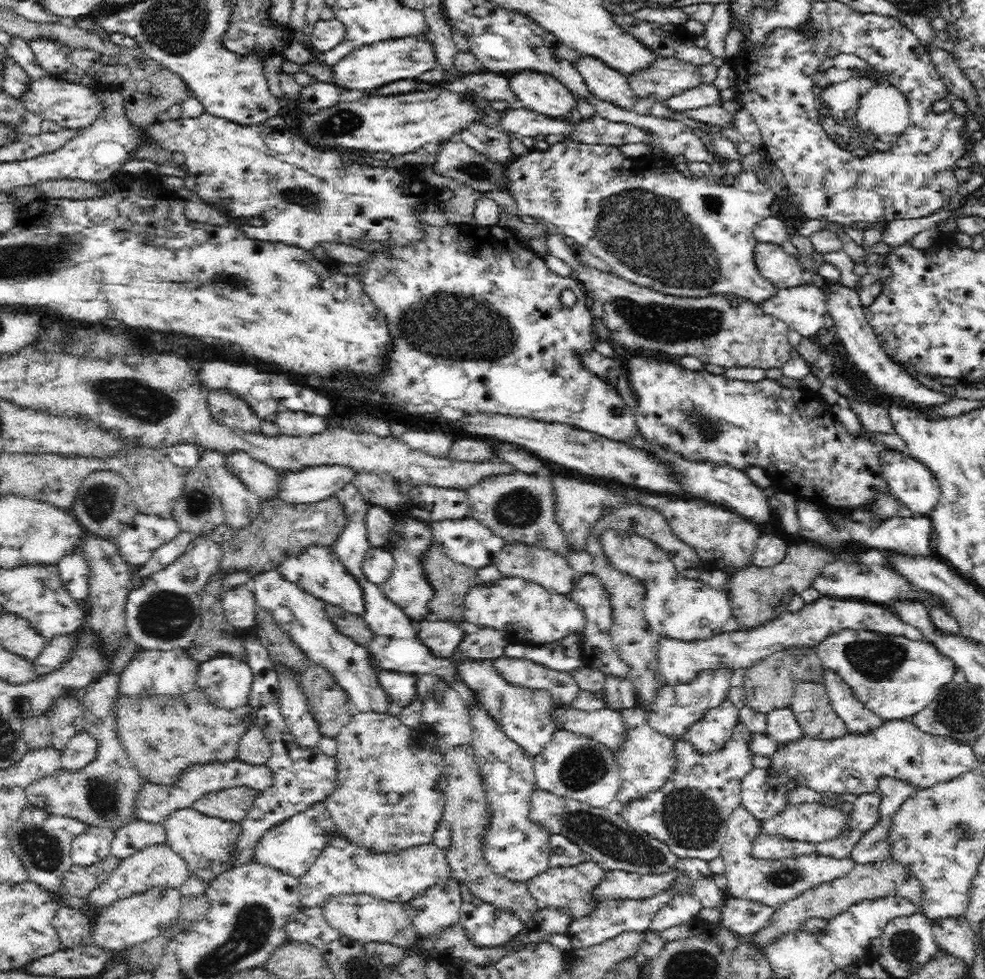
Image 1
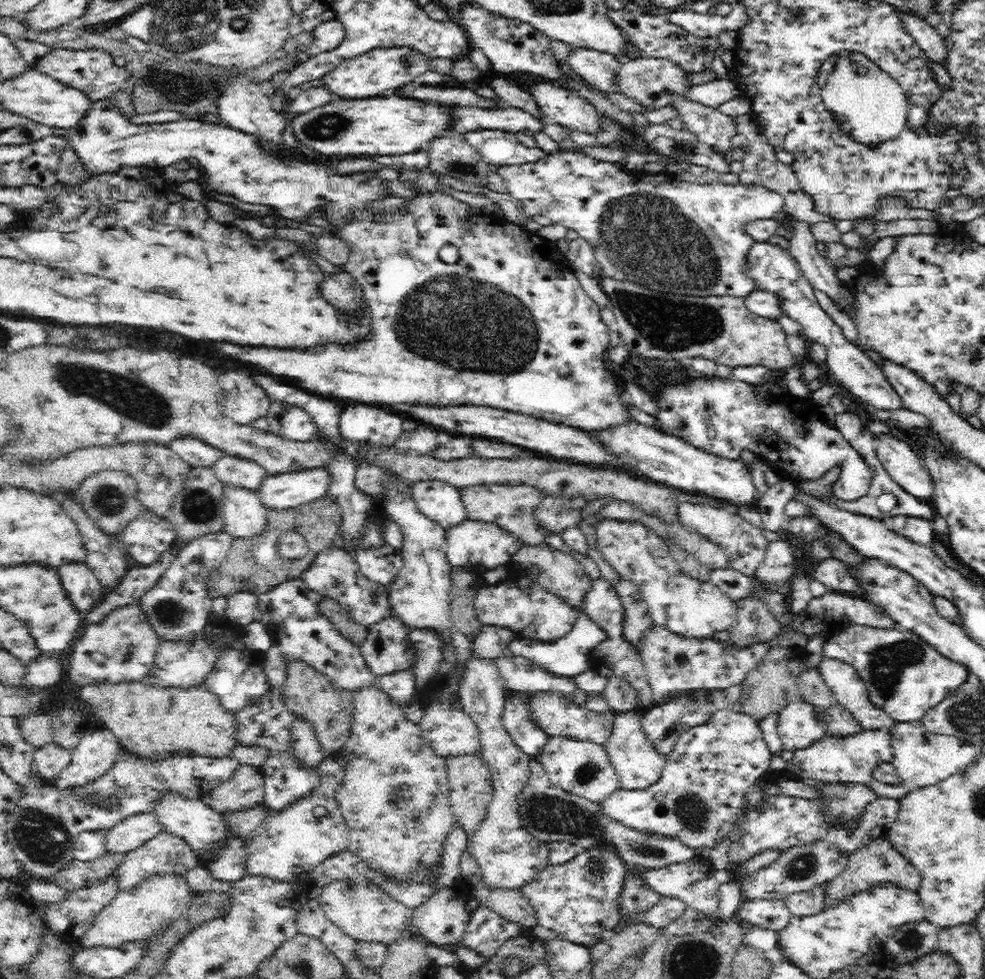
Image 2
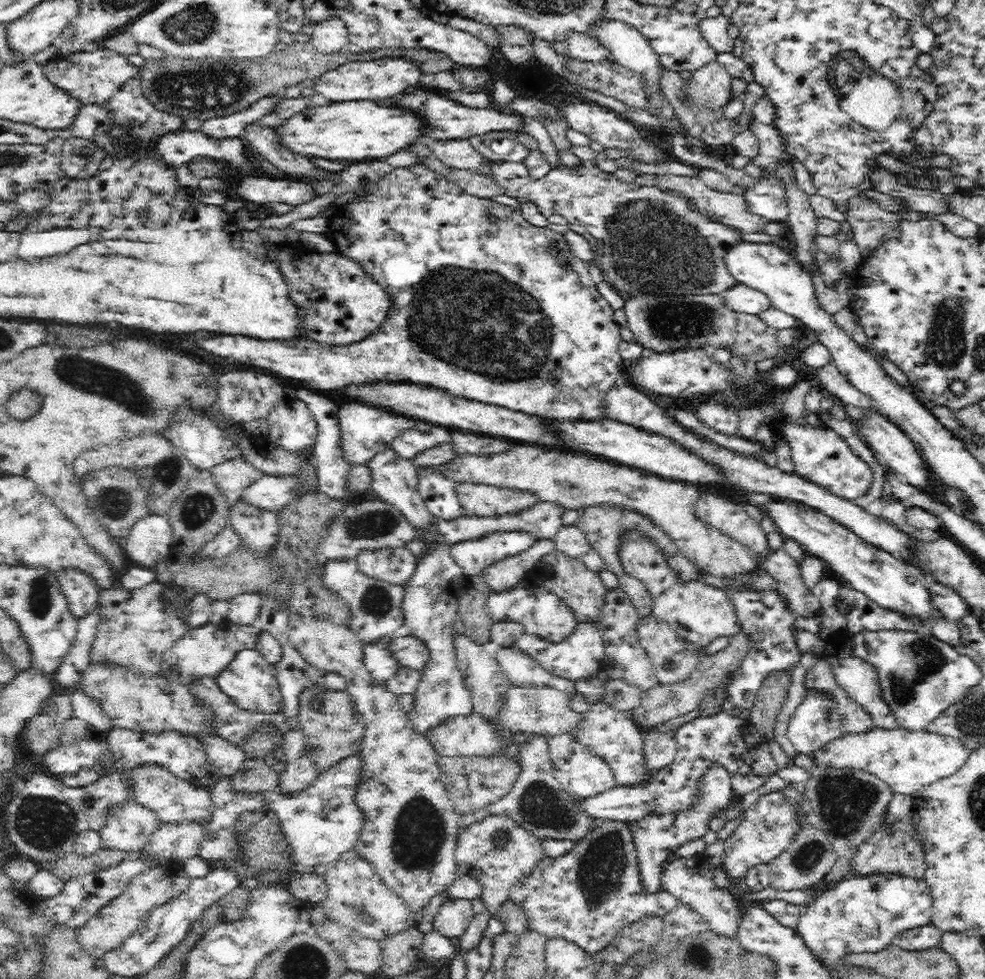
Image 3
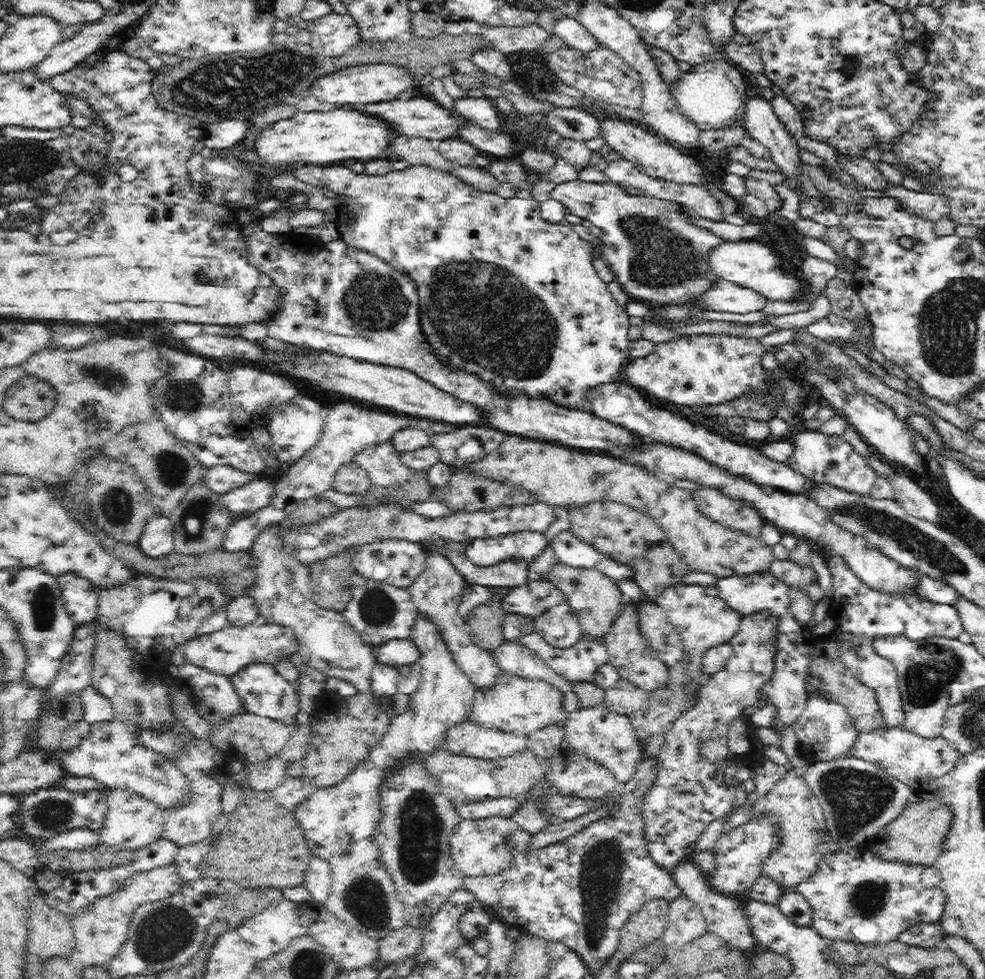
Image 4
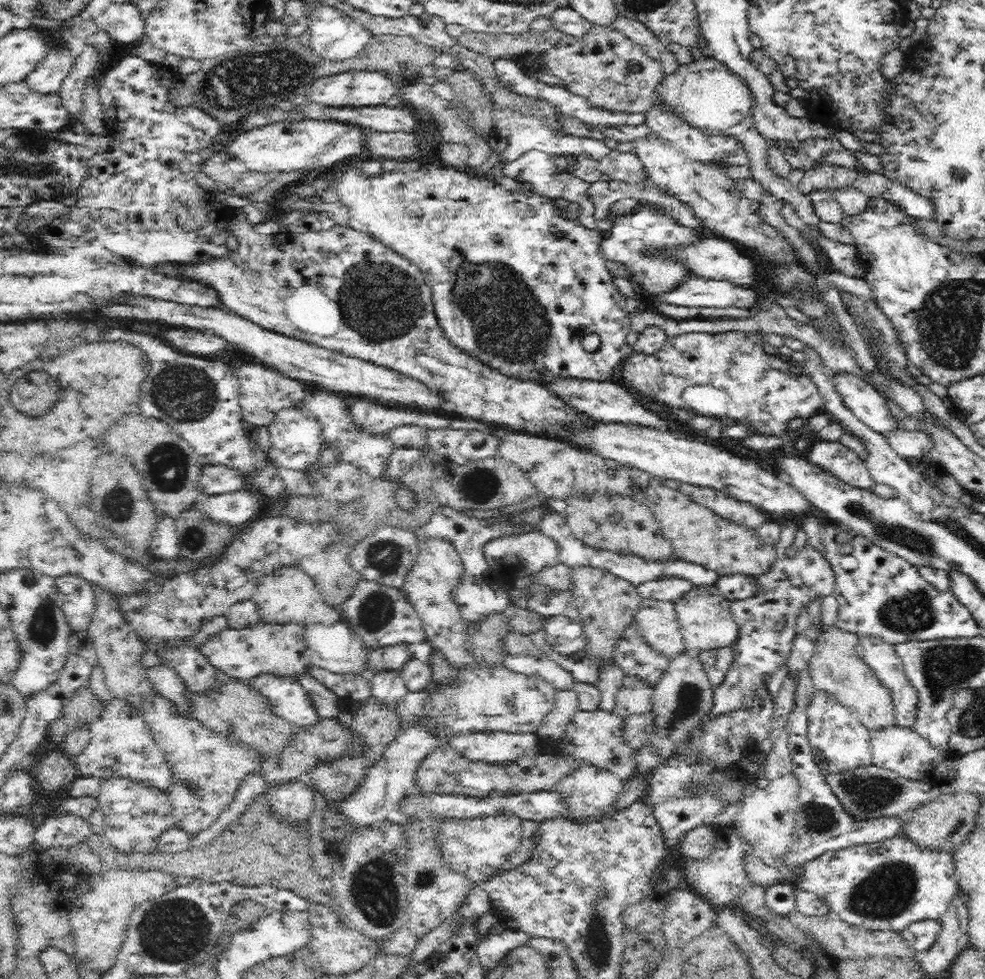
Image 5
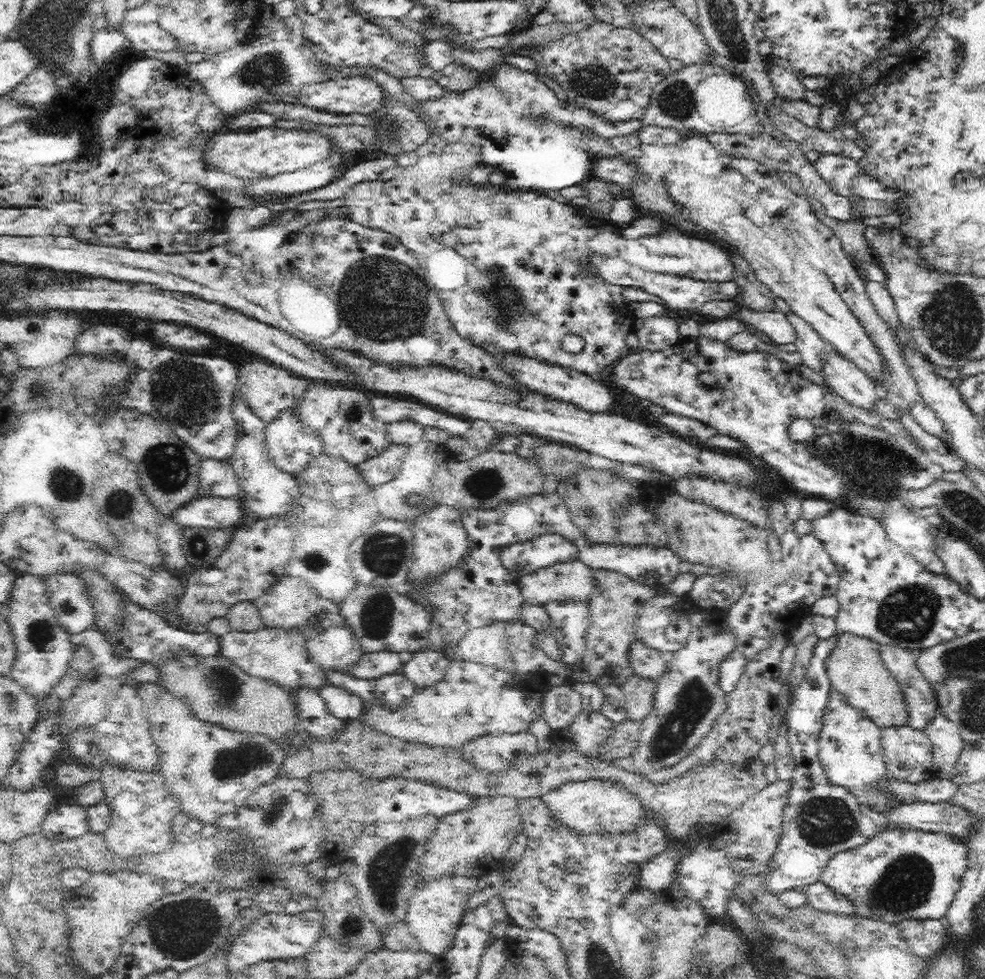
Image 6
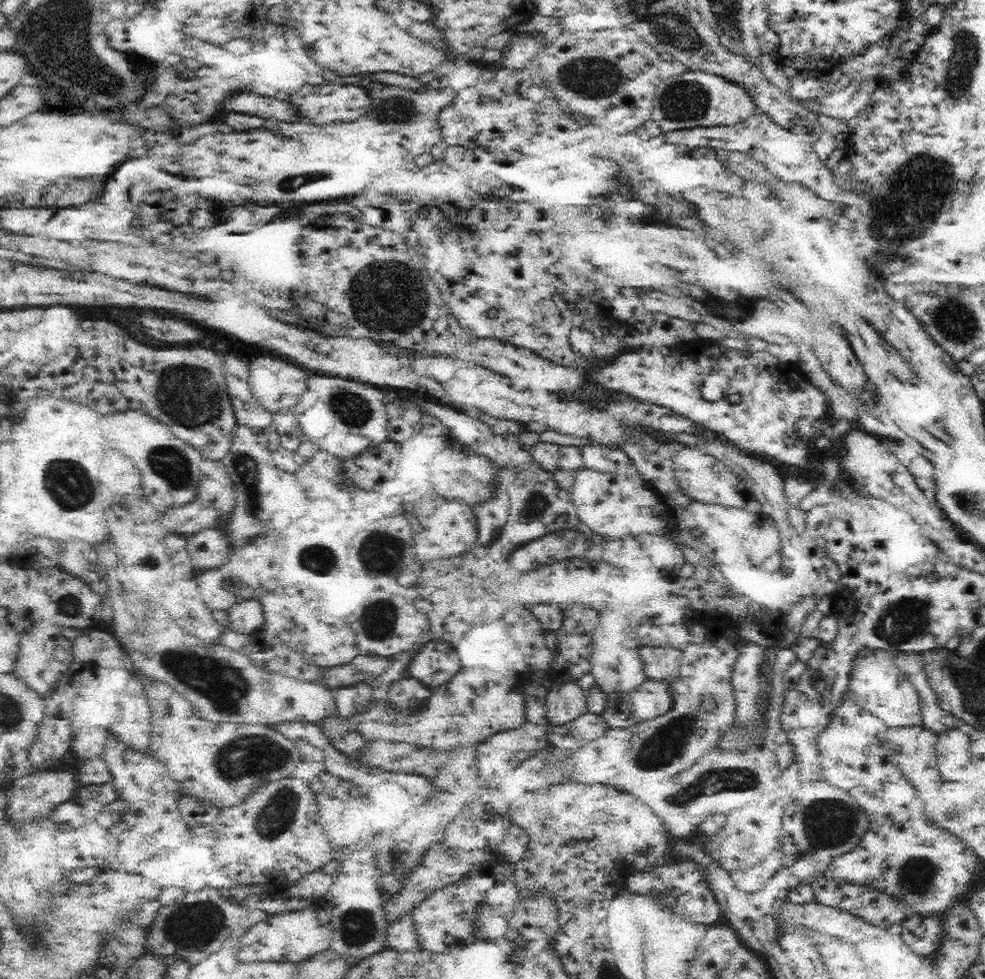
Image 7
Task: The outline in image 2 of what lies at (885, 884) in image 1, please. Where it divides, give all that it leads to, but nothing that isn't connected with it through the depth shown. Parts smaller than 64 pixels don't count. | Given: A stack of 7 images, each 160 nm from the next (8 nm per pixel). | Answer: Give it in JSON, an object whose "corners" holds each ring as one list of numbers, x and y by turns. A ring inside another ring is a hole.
{"corners":[[885,835,881,838,873,839,869,844,849,854,848,865,845,870,830,883,828,904,832,900,842,898,842,896,852,895,853,892,876,887,878,883,888,882,919,891,922,884,922,873,916,869,916,864,912,863,908,856,896,850,895,844]]}

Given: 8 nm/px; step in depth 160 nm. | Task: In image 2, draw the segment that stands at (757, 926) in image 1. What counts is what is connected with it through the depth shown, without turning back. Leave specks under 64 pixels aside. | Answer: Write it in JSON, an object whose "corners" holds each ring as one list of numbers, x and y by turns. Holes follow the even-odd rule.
{"corners":[[750,899,742,904,735,920,741,924,756,922,779,931,788,926,792,917,792,911,782,899]]}

